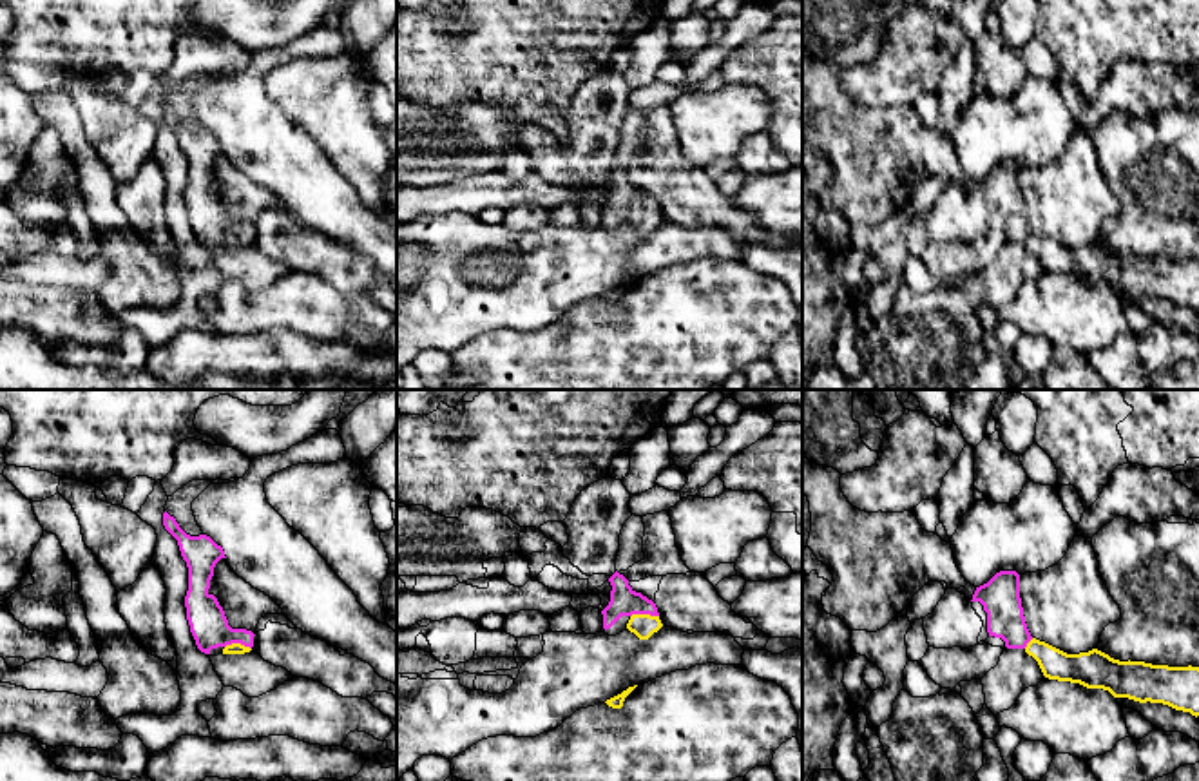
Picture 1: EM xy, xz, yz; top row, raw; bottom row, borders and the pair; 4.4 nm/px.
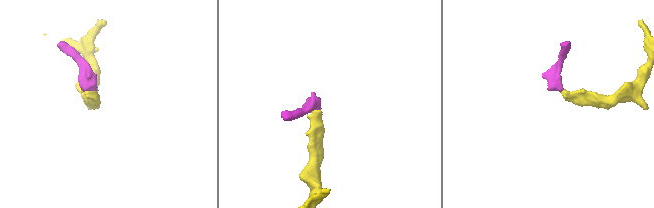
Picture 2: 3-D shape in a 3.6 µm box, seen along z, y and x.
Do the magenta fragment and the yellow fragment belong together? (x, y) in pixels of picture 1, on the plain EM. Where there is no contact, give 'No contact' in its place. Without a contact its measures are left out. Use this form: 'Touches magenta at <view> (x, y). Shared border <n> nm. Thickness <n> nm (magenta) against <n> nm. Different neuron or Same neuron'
Touches magenta at xz (643, 207). Shared border 130 nm. Thickness 130 nm (magenta) against 110 nm. Same neuron

